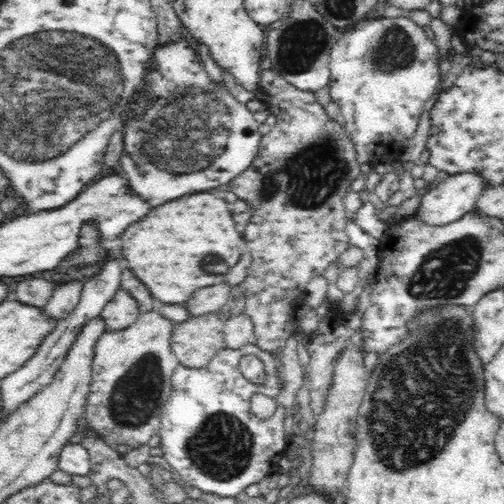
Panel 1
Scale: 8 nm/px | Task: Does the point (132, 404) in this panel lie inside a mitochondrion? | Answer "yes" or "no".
yes

